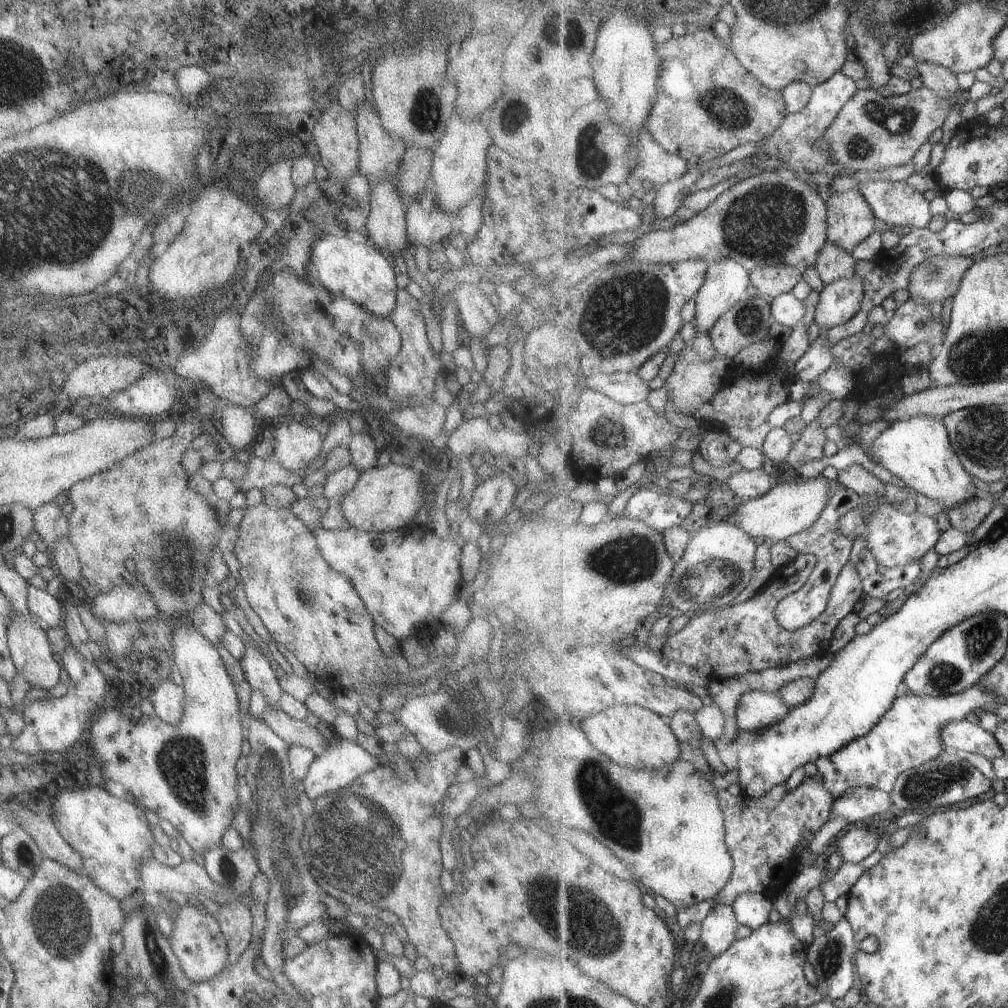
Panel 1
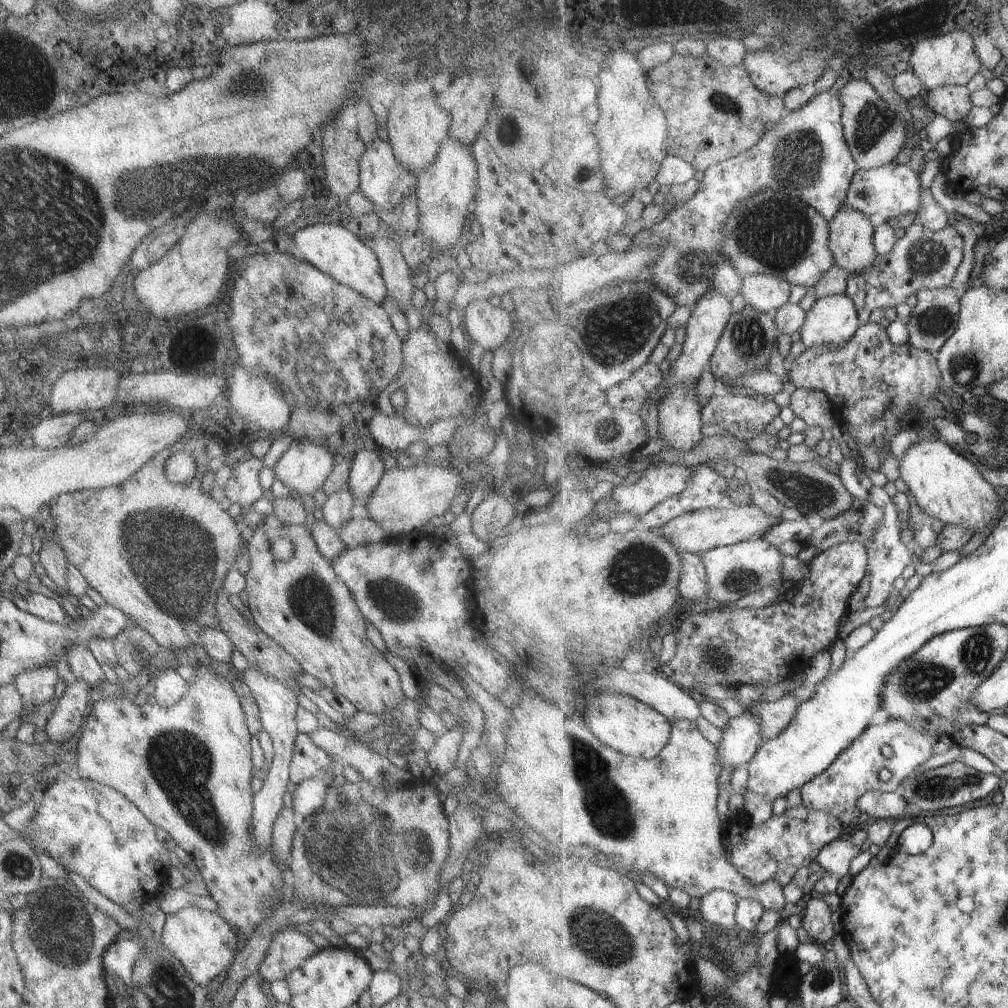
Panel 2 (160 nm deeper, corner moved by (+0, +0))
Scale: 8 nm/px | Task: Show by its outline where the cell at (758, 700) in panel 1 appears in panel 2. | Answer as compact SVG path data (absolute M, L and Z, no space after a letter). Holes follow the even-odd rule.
M746 712L729 718L723 729L721 742L716 745L723 766L737 768L747 765L764 743L756 719Z

